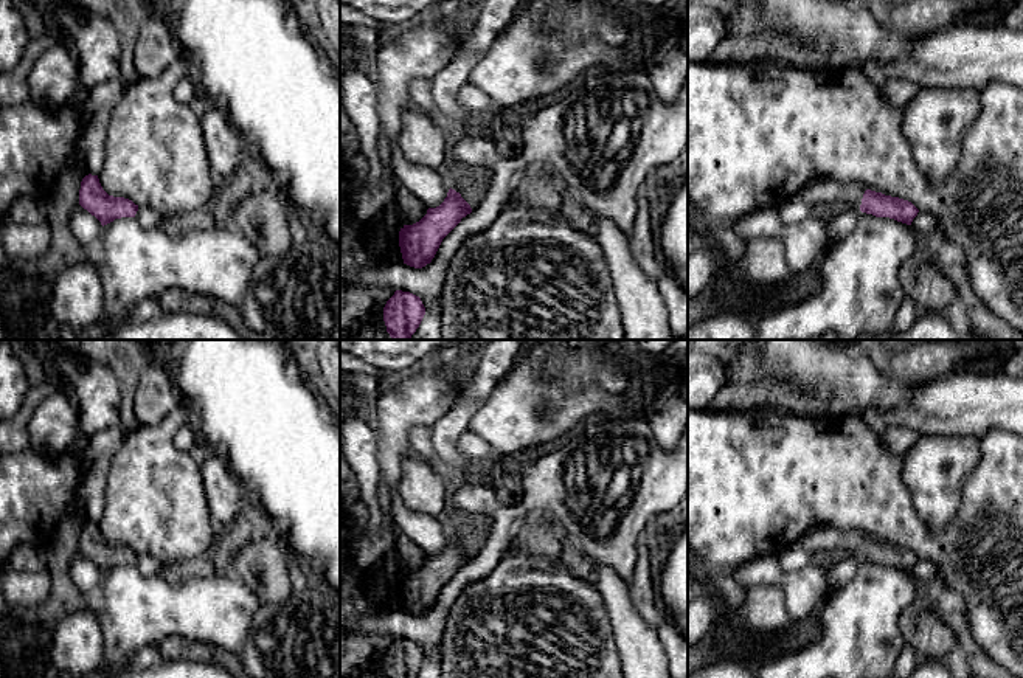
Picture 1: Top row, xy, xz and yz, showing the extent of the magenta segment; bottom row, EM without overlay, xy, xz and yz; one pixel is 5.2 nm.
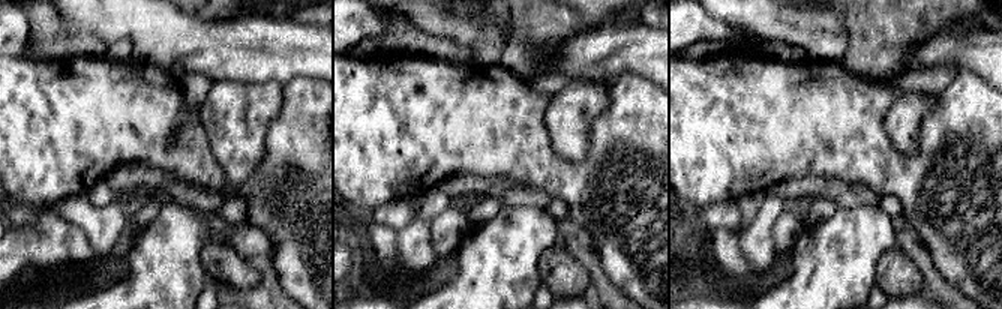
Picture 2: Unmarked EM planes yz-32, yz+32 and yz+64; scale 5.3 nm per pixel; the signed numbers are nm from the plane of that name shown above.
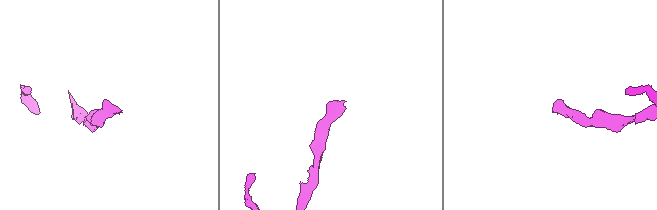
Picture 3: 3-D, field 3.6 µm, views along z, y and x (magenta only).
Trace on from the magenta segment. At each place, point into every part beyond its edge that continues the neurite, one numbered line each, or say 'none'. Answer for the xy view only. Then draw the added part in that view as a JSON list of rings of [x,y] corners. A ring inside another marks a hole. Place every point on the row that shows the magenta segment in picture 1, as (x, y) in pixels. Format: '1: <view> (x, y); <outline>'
none

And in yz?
1: yz (834, 193); [[[823,178],[806,185],[798,195],[809,208],[829,203],[837,208],[851,206],[860,209],[865,191],[866,188],[860,183],[840,183]]]

